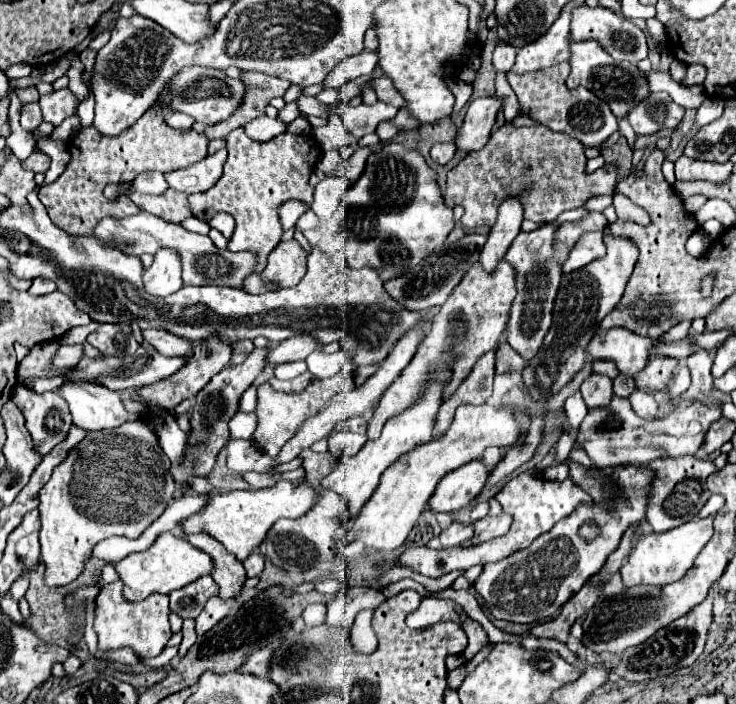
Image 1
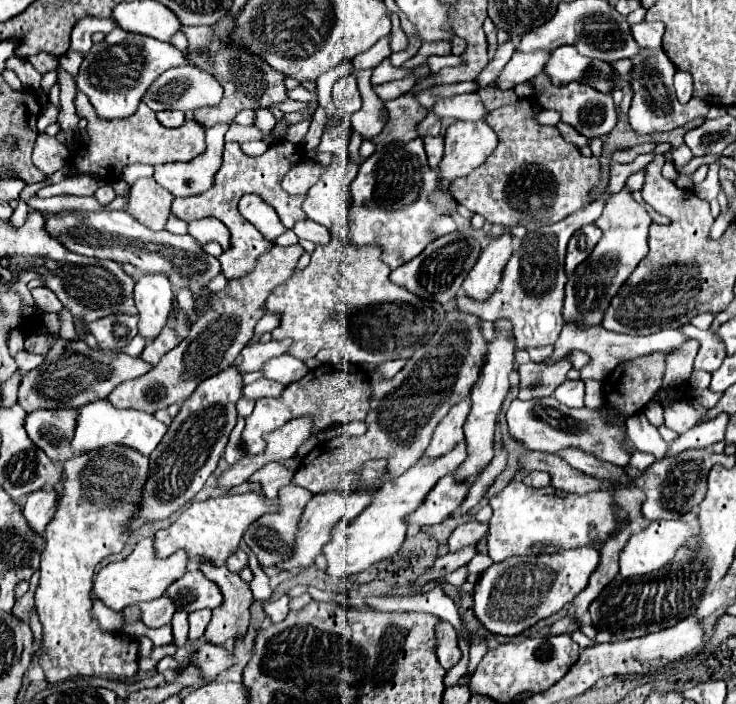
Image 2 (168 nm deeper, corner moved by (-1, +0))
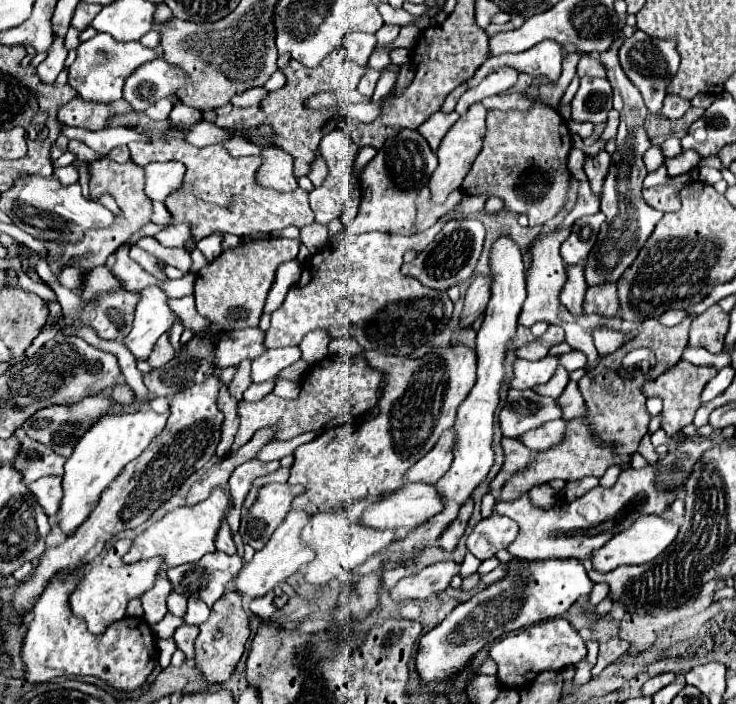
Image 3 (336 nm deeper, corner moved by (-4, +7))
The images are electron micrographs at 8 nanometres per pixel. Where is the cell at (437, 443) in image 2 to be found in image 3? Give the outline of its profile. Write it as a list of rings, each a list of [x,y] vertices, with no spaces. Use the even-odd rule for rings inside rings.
[[[448,429],[434,445],[434,449],[406,471],[406,481],[436,483],[452,463],[452,443],[454,443],[454,431]]]

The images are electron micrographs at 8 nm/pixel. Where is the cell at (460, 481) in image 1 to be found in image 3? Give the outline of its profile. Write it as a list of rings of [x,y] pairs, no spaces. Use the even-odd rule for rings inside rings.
[[[406,483],[402,489],[382,497],[362,513],[362,525],[370,529],[416,529],[442,509],[434,485]]]

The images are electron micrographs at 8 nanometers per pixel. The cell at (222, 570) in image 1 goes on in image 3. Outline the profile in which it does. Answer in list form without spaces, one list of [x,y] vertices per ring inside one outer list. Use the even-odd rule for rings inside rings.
[[[230,591],[220,601],[216,601],[216,605],[212,605],[210,617],[208,617],[208,621],[204,621],[200,625],[200,633],[194,641],[194,649],[196,649],[194,665],[202,673],[202,677],[208,685],[220,685],[220,683],[228,681],[228,677],[232,675],[236,663],[240,661],[240,657],[244,653],[244,645],[246,645],[248,637],[250,637],[248,615],[242,607],[242,597],[238,597],[238,593],[234,593],[234,591]],[[216,631],[222,631],[222,639],[214,639]]]

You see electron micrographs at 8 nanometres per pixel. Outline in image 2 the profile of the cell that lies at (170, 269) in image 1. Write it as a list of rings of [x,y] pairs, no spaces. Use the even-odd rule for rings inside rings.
[[[143,274],[135,284],[135,304],[139,310],[139,334],[155,338],[167,324],[175,290],[163,274]]]

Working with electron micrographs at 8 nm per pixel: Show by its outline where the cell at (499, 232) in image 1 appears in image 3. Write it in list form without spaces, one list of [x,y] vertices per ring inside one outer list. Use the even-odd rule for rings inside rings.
[[[484,275],[472,279],[472,283],[466,291],[464,309],[460,315],[462,327],[472,325],[476,321],[476,317],[480,317],[486,311],[486,305],[490,301],[490,283],[492,283],[492,277],[484,277]]]

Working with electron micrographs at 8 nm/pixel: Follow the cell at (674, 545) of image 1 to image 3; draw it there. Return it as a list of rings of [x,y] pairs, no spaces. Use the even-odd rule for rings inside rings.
[[[658,515],[638,517],[638,521],[634,521],[634,525],[630,525],[630,529],[626,529],[626,533],[618,533],[618,537],[612,537],[598,553],[594,553],[594,557],[590,557],[592,567],[598,569],[600,573],[608,573],[608,571],[614,571],[618,565],[642,565],[642,563],[648,563],[648,561],[656,559],[676,539],[678,529],[680,529],[678,525],[666,523]]]

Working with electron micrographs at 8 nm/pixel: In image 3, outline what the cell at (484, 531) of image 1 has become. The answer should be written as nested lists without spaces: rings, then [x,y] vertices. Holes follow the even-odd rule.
[[[454,561],[428,565],[420,573],[404,577],[402,581],[398,581],[398,585],[394,589],[390,589],[390,597],[396,603],[406,601],[406,599],[424,601],[424,599],[448,589],[452,577],[458,573],[460,573],[460,565]]]

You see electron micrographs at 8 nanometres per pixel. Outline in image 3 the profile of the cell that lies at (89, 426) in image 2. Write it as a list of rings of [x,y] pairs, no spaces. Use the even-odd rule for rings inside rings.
[[[150,409],[138,411],[134,415],[104,415],[86,431],[64,465],[64,497],[56,513],[56,525],[62,533],[72,535],[88,519],[92,507],[100,499],[100,493],[116,479],[124,465],[138,457],[146,445],[164,429],[166,419],[168,415],[160,415]]]

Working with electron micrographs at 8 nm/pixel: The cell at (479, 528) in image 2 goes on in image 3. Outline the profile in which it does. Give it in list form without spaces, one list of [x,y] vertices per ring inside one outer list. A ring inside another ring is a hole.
[[[494,513],[488,519],[482,519],[474,531],[470,533],[466,545],[468,551],[472,551],[478,559],[490,559],[496,555],[496,551],[506,549],[510,541],[518,535],[518,525],[510,521],[510,517]]]

